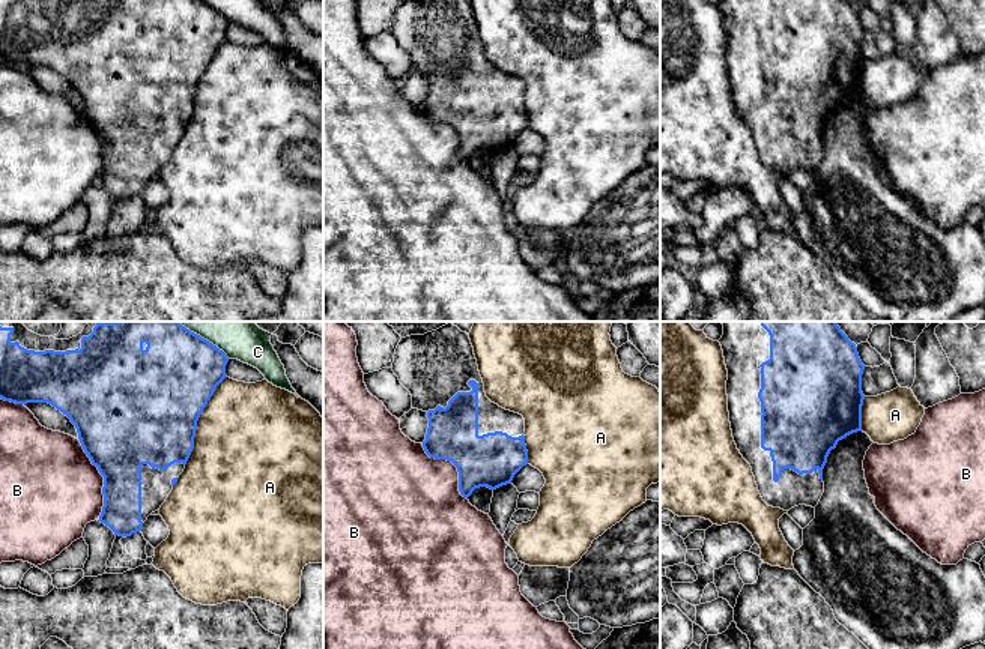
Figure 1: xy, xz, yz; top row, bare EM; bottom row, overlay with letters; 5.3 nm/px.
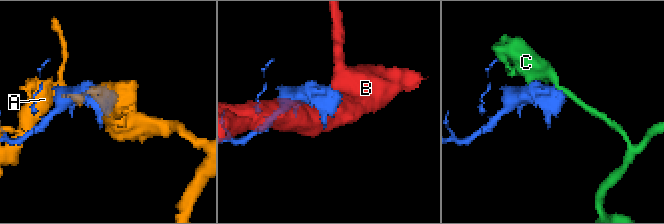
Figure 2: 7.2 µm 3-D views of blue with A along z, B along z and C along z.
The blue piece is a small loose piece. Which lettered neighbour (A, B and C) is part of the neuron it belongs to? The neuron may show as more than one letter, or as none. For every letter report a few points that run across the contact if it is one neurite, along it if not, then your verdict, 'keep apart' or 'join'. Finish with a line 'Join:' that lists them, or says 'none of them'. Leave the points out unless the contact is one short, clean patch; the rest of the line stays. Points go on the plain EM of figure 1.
A: keep apart
B: keep apart
C: keep apart
Join: none of them

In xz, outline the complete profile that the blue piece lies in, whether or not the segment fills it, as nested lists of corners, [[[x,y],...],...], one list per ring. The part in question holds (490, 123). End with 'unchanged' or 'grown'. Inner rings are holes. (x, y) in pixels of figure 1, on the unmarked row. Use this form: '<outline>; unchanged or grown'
[[[406,0],[394,18],[392,35],[412,59],[412,72],[427,77],[429,92],[423,111],[430,122],[451,125],[459,135],[459,155],[469,161],[475,152],[496,153],[511,147],[514,138],[528,128],[525,83],[492,66],[484,56],[474,11],[469,0]]]; grown

